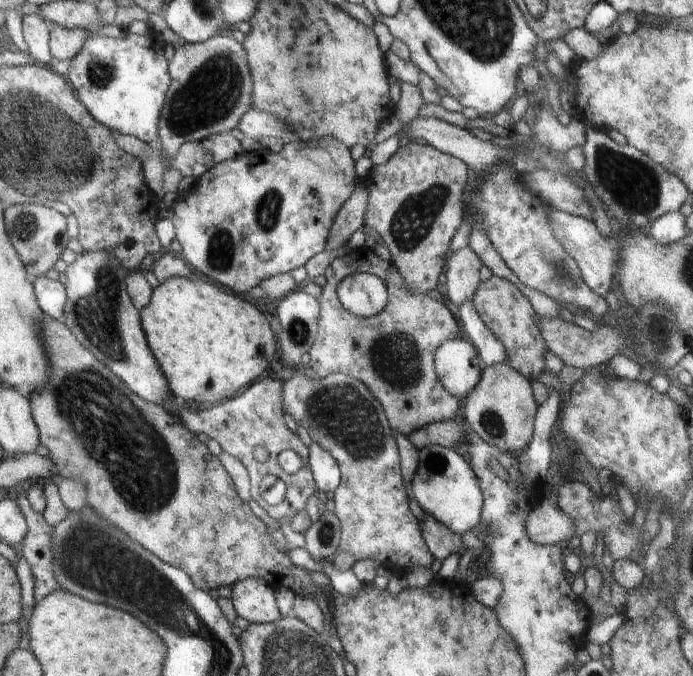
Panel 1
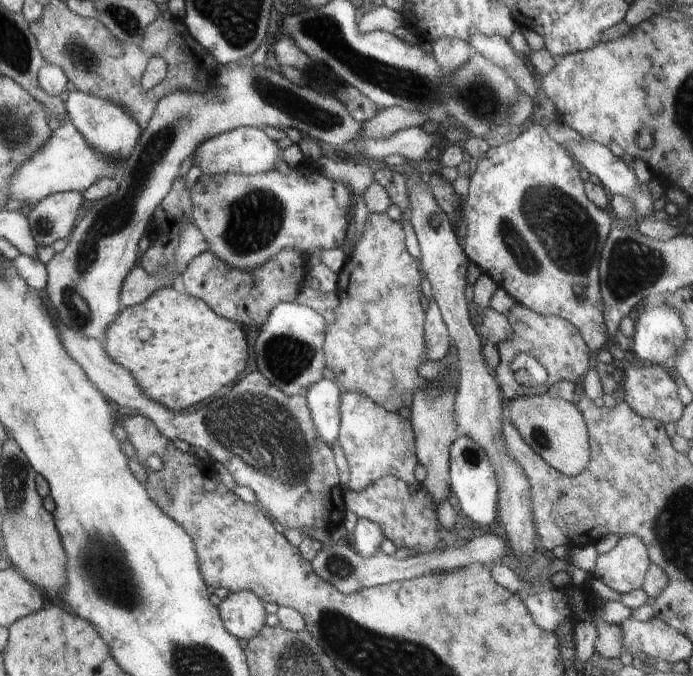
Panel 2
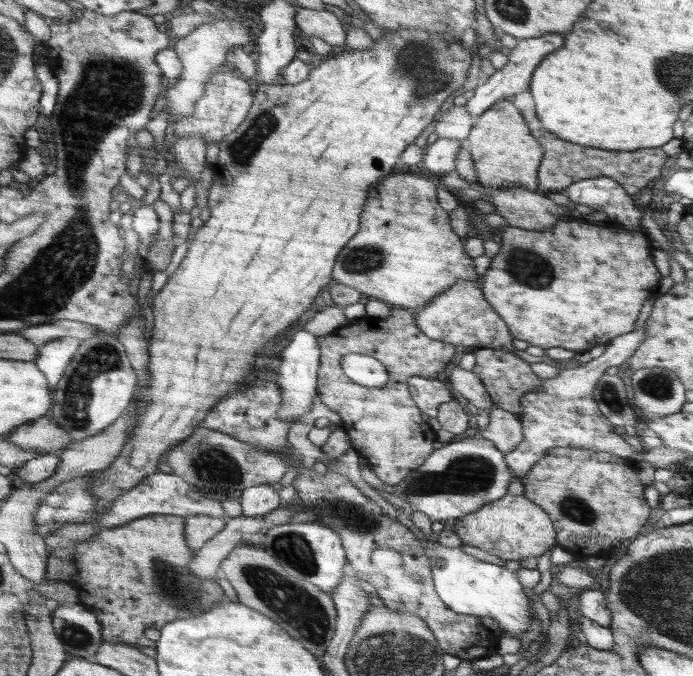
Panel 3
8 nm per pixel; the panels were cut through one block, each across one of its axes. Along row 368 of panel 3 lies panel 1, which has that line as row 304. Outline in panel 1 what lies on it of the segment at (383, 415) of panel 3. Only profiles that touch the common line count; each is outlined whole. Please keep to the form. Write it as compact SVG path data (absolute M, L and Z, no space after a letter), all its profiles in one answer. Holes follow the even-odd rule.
M363 246L343 256L335 256L325 273L326 285L317 299L319 302L318 330L308 360L308 372L325 377L332 372L348 372L362 380L368 390L382 402L386 416L398 416L398 424L390 424L393 431L412 433L420 427L456 418L460 408L458 397L450 394L440 382L434 368L434 352L445 340L460 337L460 326L444 305L429 295L414 293L392 262L380 259L374 250ZM348 260L348 262L346 262ZM346 266L358 273L372 273L387 288L385 310L372 318L362 318L348 312L336 294L337 286L346 278ZM378 374L382 382L378 382ZM388 380L388 388L384 386Z

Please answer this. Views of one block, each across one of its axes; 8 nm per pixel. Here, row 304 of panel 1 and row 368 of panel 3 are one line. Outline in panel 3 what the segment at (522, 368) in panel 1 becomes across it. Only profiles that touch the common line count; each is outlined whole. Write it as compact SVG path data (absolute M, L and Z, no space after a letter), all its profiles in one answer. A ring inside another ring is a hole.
M475 349L472 357L475 359L475 365L471 371L475 372L482 381L494 406L512 412L520 418L521 412L523 414L521 397L539 388L543 383L541 378L530 369L530 363L520 359L514 352L506 352L502 349Z

